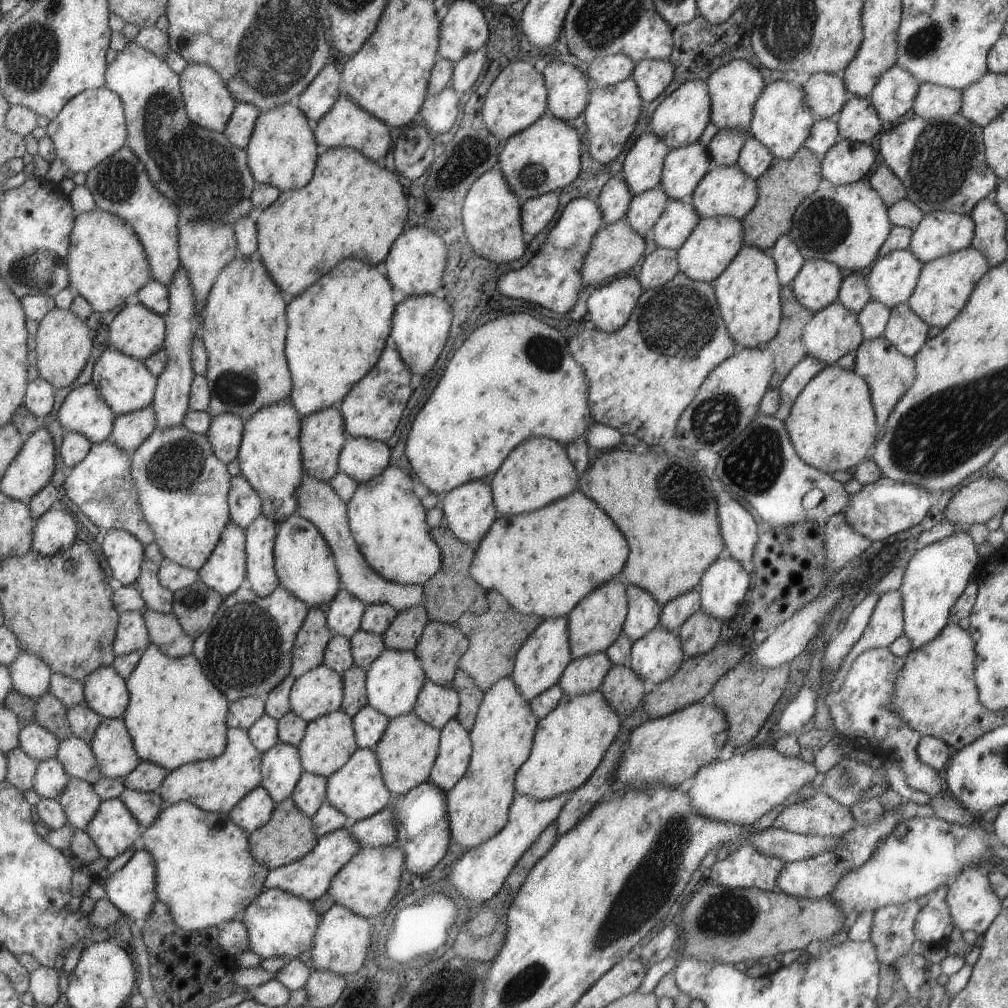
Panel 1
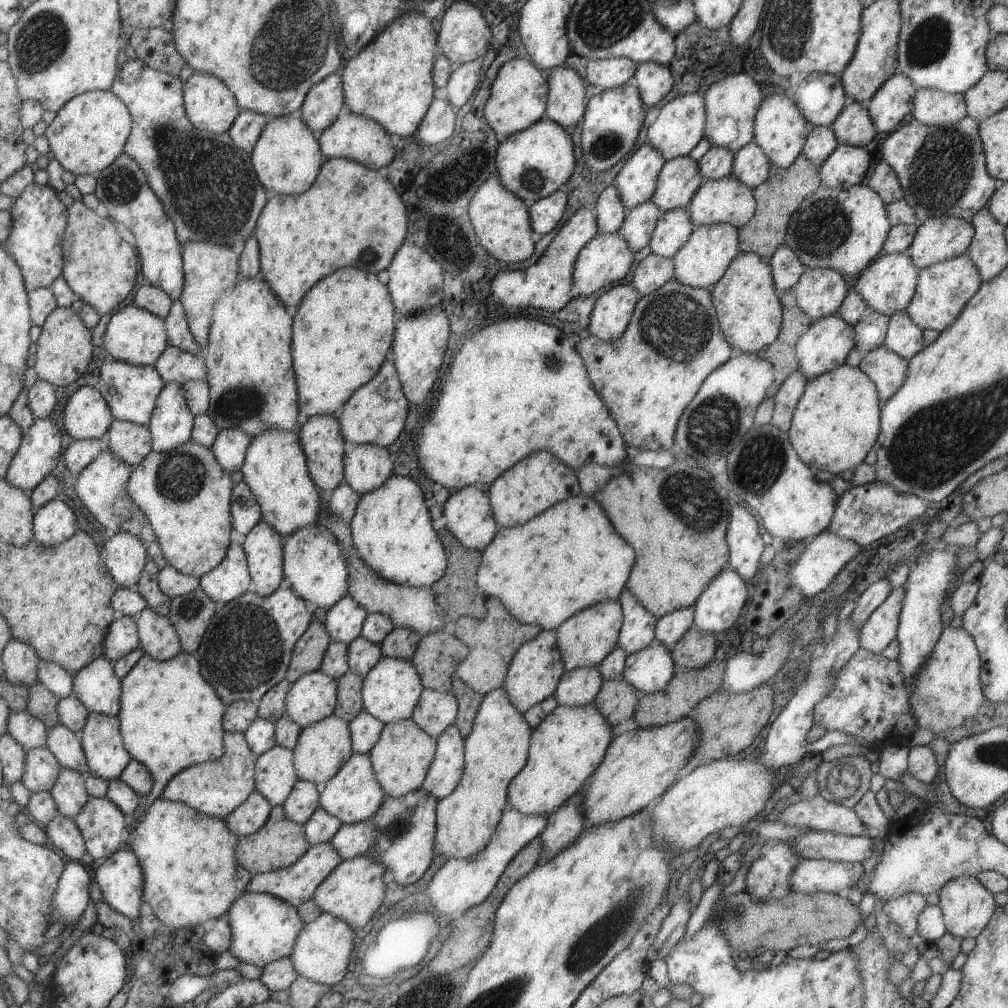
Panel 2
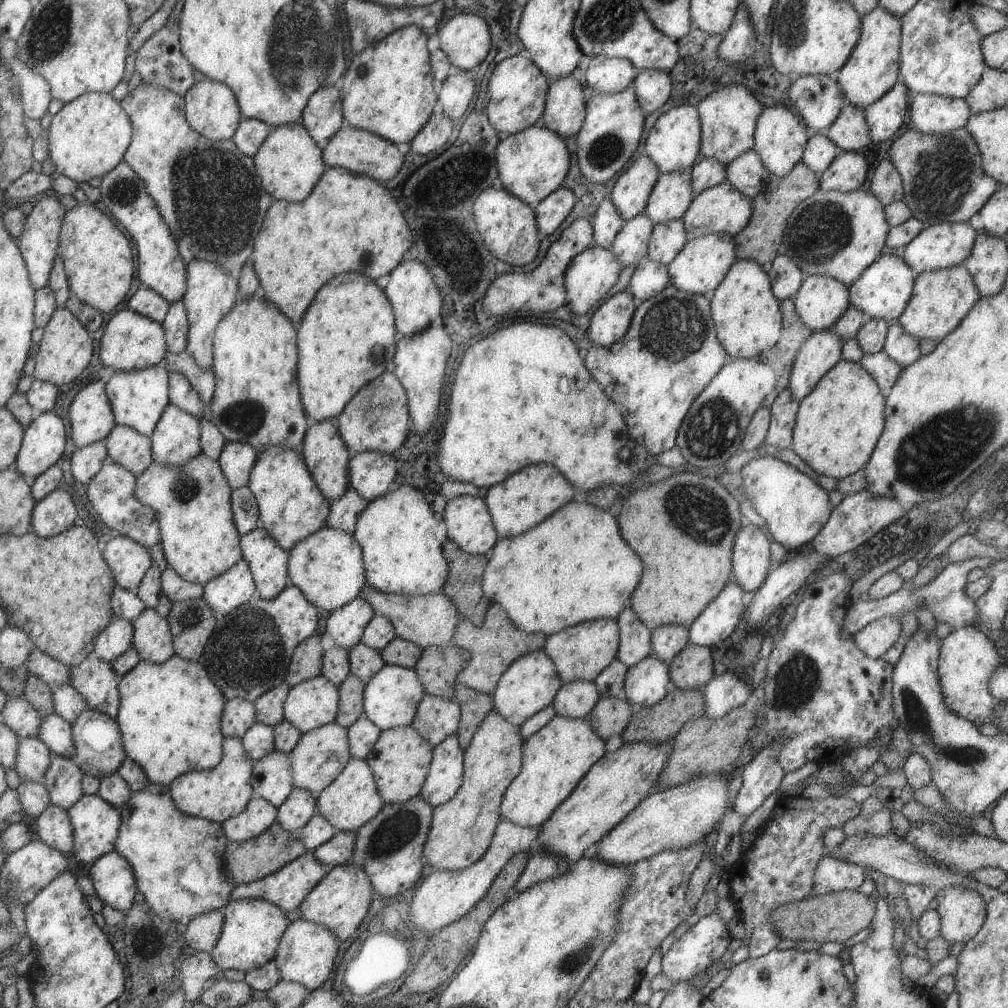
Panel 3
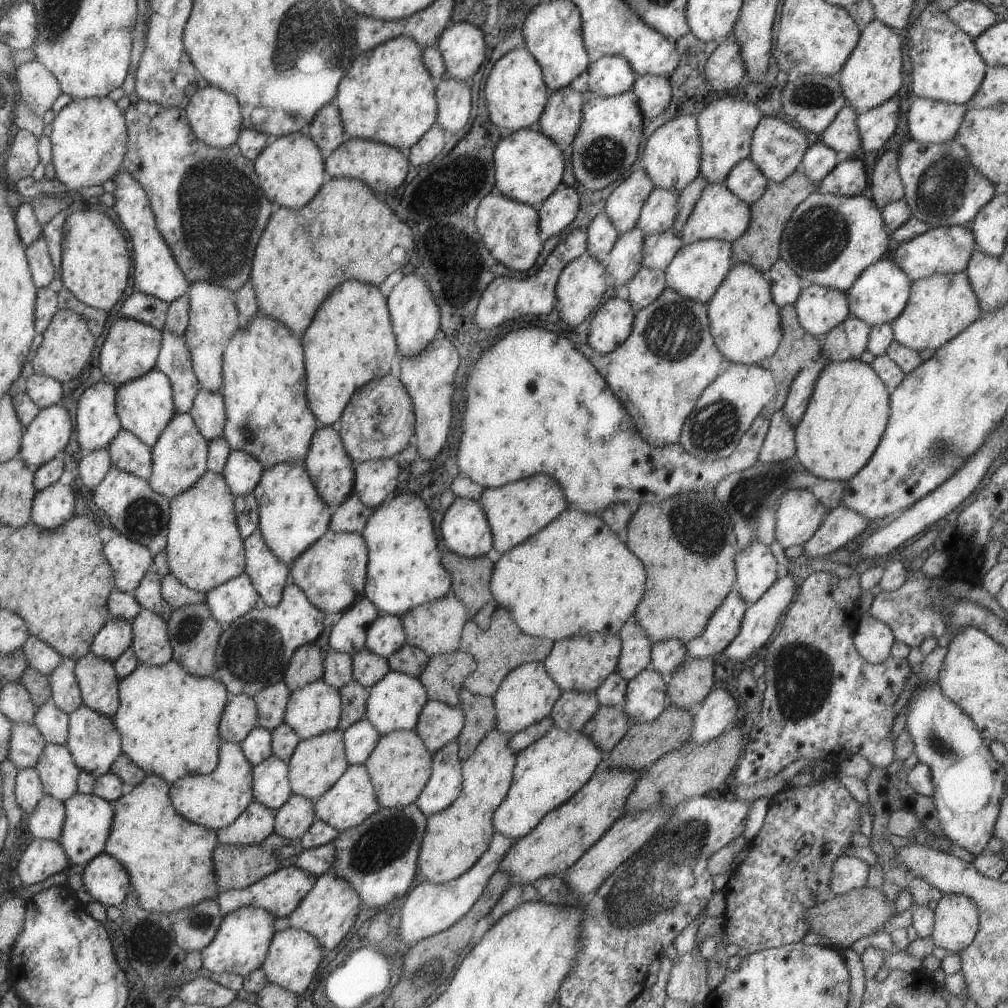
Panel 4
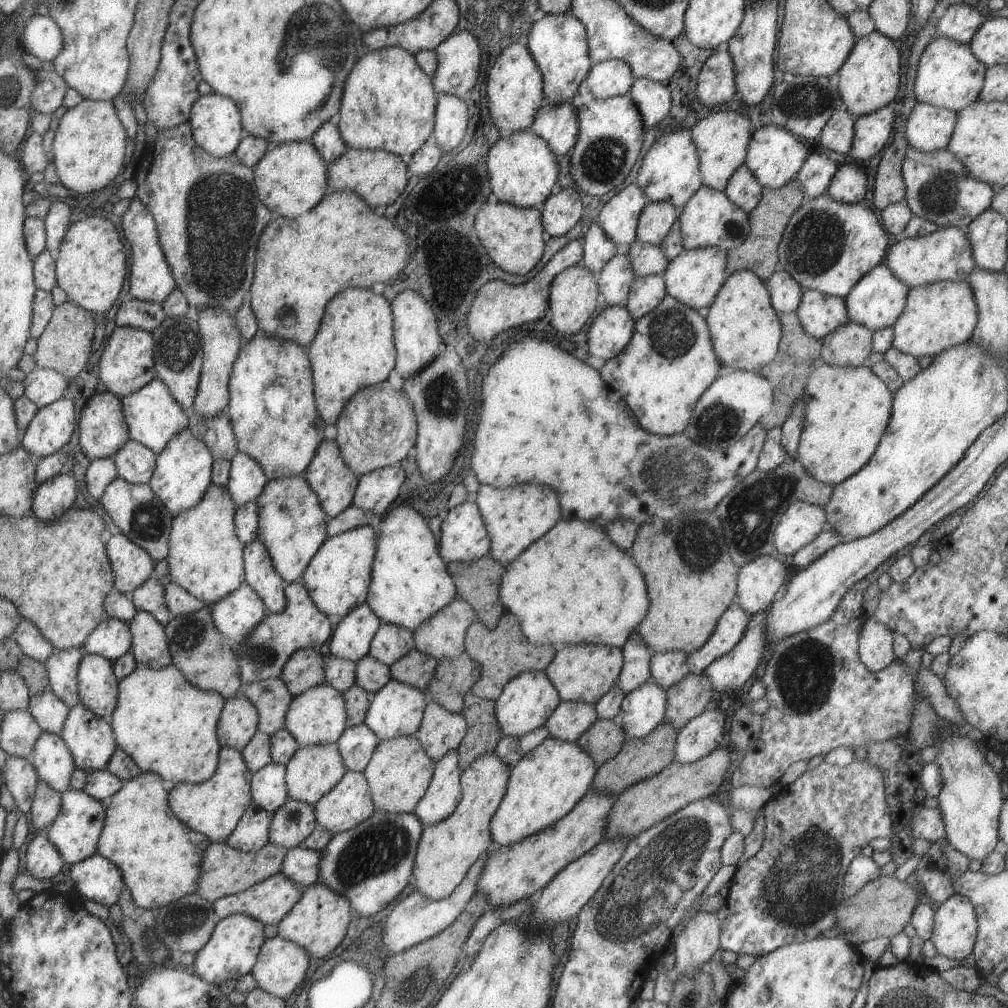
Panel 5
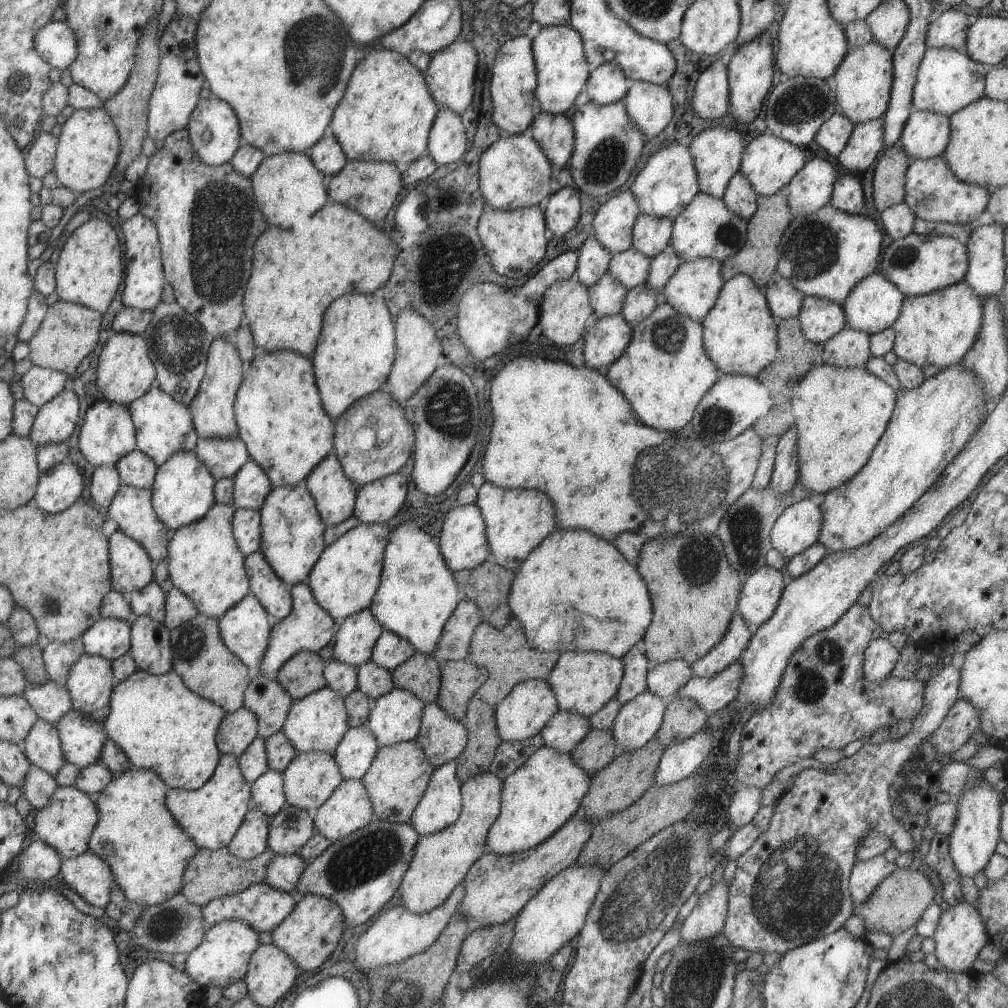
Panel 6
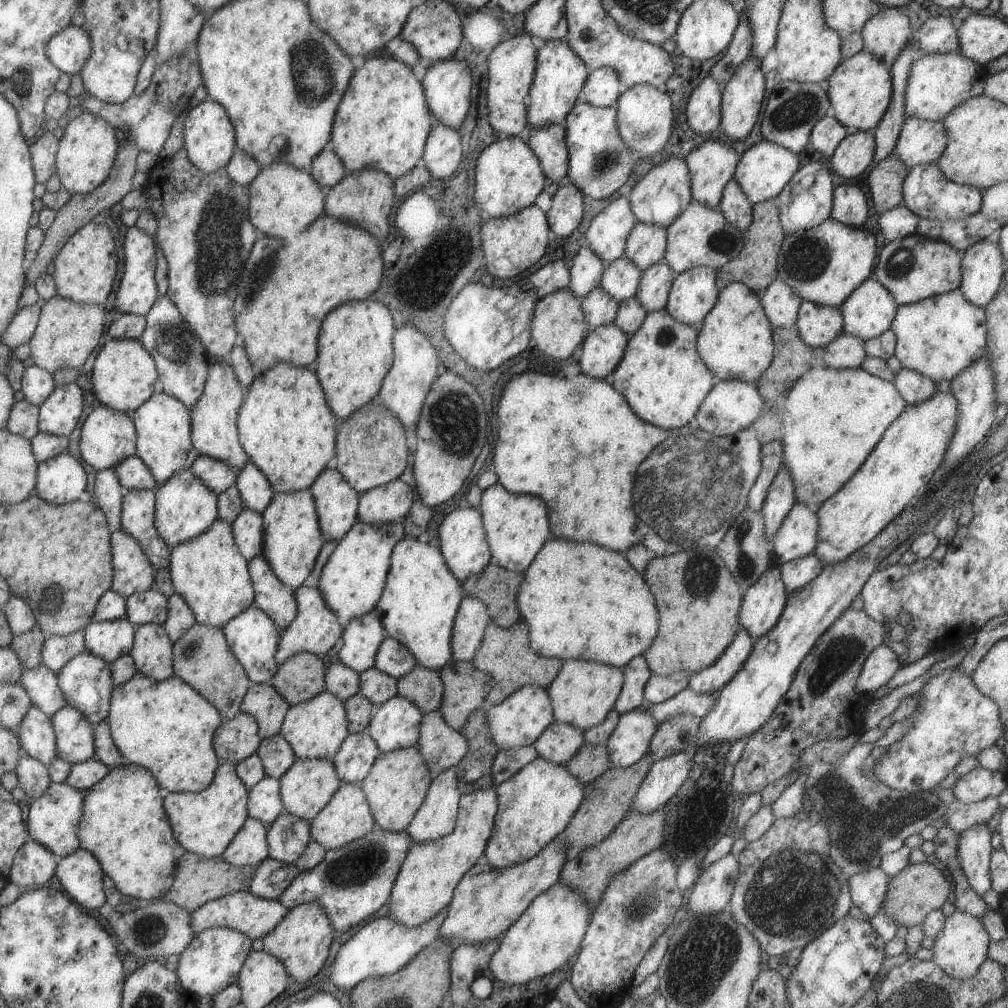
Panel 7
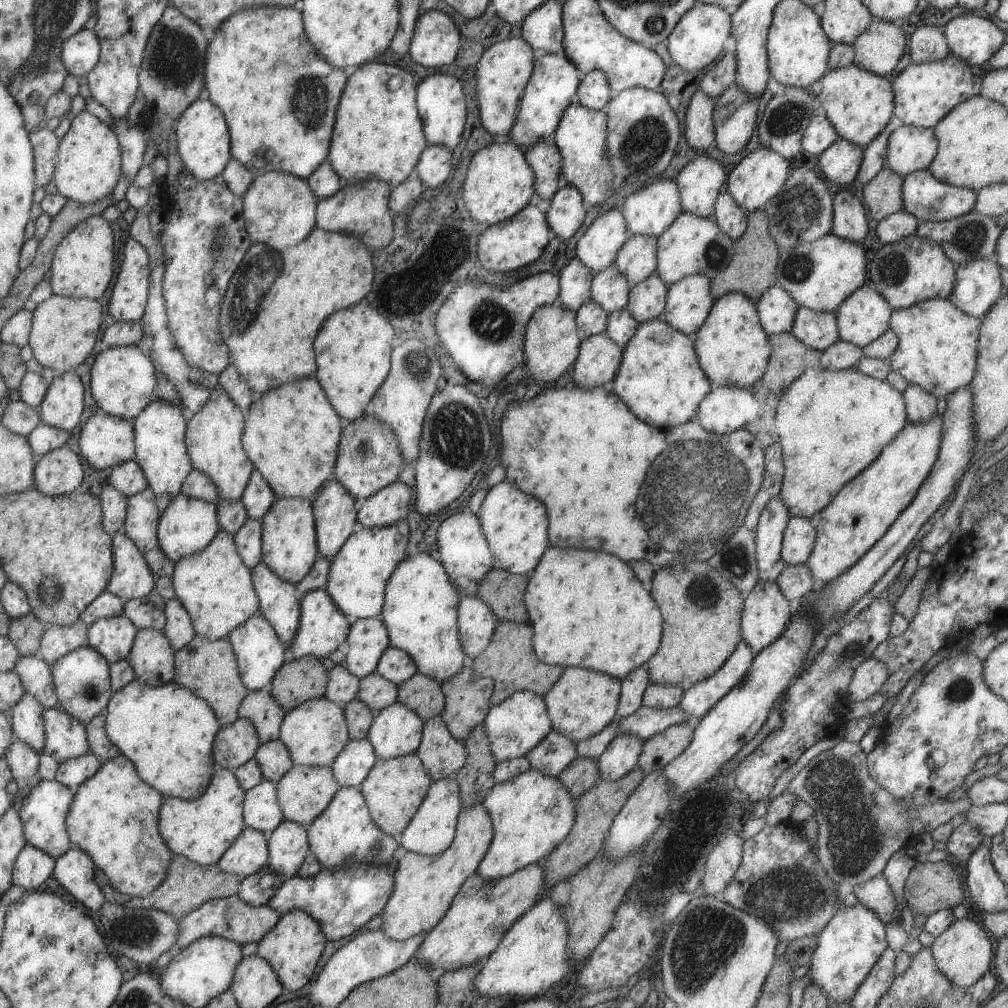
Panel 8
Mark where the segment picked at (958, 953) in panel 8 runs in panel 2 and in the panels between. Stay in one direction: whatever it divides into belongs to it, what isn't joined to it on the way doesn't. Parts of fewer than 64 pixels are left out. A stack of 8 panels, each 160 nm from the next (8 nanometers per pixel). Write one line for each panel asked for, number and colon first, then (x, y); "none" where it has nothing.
2: (966, 906)
3: (961, 912)
4: (955, 924)
5: (954, 933)
6: (959, 933)
7: (958, 949)

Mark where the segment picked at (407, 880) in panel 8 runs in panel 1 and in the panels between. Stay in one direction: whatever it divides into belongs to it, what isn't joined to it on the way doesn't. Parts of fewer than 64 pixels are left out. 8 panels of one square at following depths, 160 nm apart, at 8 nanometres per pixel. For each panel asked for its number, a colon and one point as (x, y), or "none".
1: (477, 806)
2: (496, 749)
3: (461, 830)
4: (454, 838)
5: (446, 850)
6: (440, 861)
7: (424, 884)

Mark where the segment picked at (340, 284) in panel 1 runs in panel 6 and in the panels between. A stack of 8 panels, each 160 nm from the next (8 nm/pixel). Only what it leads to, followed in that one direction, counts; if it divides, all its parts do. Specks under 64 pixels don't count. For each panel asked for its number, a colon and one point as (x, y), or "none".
2: (341, 331)
3: (336, 338)
4: (349, 342)
5: (353, 348)
6: (353, 356)

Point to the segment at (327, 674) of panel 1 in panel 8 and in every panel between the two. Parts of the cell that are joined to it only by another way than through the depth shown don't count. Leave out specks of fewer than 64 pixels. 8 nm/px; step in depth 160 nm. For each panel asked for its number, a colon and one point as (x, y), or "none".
2: (312, 697)
3: (313, 703)
4: (315, 709)
5: (317, 716)
6: (316, 722)
7: (314, 729)
8: (314, 732)

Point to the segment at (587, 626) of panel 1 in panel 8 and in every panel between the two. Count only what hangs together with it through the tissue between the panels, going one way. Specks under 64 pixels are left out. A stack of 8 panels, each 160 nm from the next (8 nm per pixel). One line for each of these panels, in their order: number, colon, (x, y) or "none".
2: (591, 633)
3: (578, 653)
4: (578, 664)
5: (585, 672)
6: (582, 682)
7: (583, 691)
8: (583, 701)

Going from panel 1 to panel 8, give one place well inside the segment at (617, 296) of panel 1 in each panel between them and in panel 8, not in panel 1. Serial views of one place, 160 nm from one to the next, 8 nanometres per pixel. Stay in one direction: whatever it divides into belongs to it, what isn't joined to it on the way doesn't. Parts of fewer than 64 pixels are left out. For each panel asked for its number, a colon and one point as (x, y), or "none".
2: (611, 312)
3: (611, 320)
4: (611, 325)
5: (610, 331)
6: (605, 340)
7: (603, 347)
8: (598, 358)

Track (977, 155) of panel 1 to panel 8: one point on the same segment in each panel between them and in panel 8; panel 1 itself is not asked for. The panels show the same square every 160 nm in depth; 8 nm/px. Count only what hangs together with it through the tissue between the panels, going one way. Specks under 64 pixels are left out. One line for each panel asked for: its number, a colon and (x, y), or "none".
2: (941, 170)
3: (942, 179)
4: (941, 188)
5: (937, 188)
6: (933, 193)
7: (926, 192)
8: (926, 198)

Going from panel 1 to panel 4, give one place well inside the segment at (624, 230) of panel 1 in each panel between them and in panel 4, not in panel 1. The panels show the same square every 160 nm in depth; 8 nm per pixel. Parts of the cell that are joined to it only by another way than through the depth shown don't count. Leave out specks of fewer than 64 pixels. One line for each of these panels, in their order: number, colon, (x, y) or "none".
2: (606, 258)
3: (590, 274)
4: (582, 282)

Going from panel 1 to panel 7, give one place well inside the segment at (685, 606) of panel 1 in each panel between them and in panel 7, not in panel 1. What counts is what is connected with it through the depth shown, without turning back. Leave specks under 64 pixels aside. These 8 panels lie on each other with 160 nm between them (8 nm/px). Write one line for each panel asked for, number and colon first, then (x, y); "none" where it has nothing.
2: (668, 629)
3: (666, 641)
4: (665, 656)
5: (665, 669)
6: (665, 679)
7: (658, 688)

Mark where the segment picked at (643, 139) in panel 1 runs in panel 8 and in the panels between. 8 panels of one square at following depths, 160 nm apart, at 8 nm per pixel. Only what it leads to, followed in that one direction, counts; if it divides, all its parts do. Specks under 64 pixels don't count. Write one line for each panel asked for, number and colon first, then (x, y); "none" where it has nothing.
2: (636, 181)
3: (629, 195)
4: (623, 206)
5: (618, 218)
6: (612, 224)
7: (606, 236)
8: (597, 247)

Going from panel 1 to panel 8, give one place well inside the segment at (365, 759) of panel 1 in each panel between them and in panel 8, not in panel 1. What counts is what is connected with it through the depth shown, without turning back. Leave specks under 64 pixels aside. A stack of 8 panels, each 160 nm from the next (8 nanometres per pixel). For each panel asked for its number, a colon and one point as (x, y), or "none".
2: (352, 794)
3: (352, 799)
4: (351, 799)
5: (348, 803)
6: (348, 808)
7: (347, 816)
8: (344, 831)

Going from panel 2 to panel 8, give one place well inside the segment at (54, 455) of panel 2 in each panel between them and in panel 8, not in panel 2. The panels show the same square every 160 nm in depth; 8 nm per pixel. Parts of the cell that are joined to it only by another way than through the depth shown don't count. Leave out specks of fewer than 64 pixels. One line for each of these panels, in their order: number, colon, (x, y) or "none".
3: (43, 442)
4: (46, 436)
5: (50, 429)
6: (54, 422)
7: (58, 414)
8: (62, 405)

